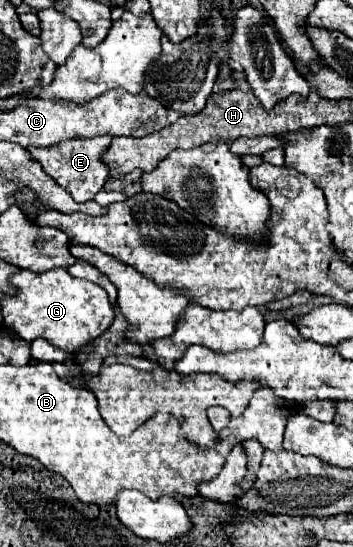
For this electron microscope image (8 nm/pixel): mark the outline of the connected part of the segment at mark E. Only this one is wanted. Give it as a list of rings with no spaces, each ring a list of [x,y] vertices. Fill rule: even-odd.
[[[95,136],[89,140],[65,140],[63,144],[55,144],[49,148],[27,148],[29,154],[33,156],[33,160],[37,160],[45,174],[51,176],[61,188],[65,188],[73,200],[77,202],[87,202],[93,200],[93,196],[103,188],[109,168],[105,166],[105,162],[101,160],[101,156],[105,154],[105,150],[109,148],[113,136]]]

